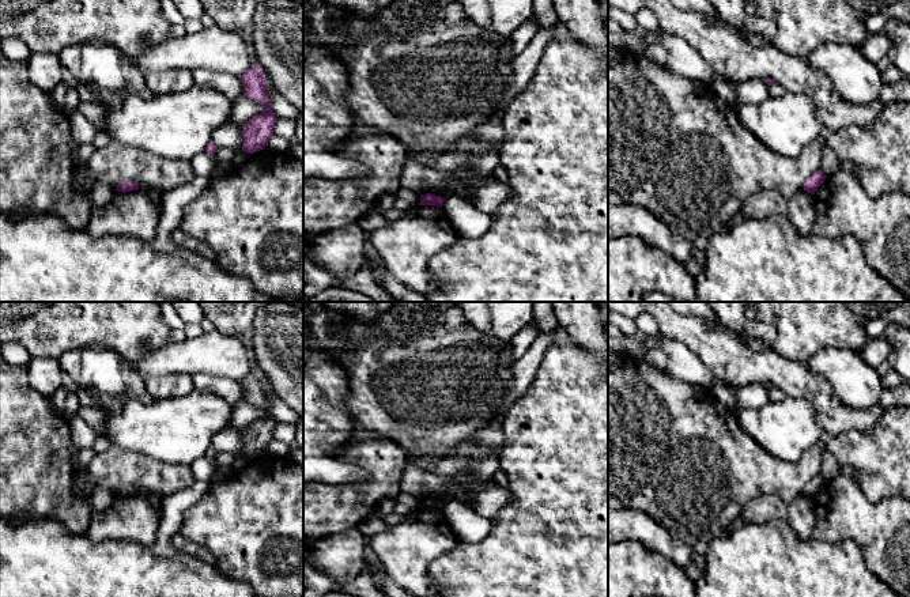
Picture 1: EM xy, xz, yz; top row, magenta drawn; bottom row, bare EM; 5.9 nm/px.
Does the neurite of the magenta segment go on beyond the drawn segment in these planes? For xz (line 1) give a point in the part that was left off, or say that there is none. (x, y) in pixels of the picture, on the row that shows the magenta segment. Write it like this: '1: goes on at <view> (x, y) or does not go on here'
1: does not go on here

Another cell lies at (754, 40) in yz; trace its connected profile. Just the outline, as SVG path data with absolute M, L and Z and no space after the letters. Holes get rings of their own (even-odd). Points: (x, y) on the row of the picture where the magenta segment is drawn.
M737 27L739 34L751 45L751 46L769 46L771 45L764 37L749 33L748 30Z

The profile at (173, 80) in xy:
M167 69L154 71L146 75L146 84L154 95L185 92L195 84L190 71Z

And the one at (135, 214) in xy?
M141 189L116 192L109 204L92 207L86 231L92 238L131 235L151 241L156 235L159 218L159 199L151 199Z

